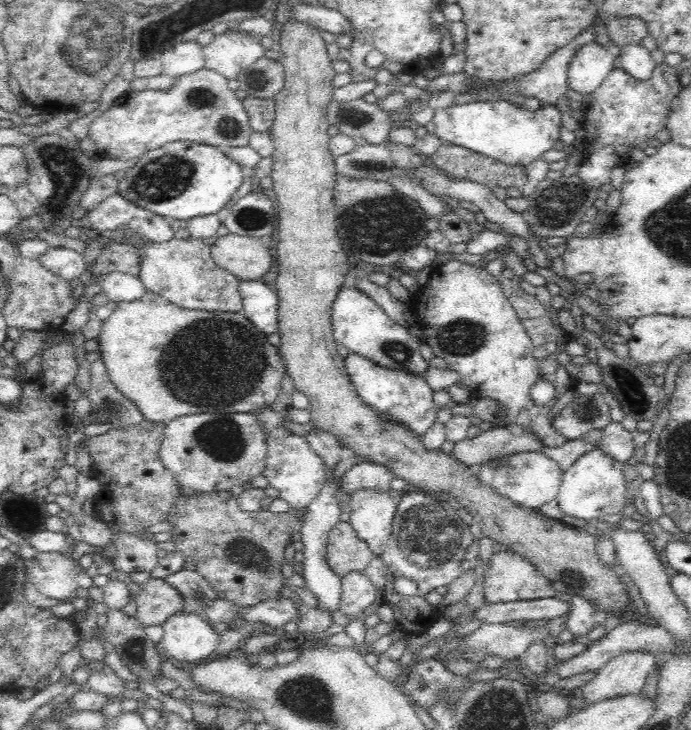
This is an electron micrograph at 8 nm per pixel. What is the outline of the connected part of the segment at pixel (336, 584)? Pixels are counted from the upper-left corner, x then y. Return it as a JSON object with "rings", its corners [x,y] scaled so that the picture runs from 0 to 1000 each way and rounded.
{"rings":[[[475,656],[466,674],[460,677],[457,685],[444,693],[441,711],[433,738],[440,745],[438,752],[438,781],[437,788],[441,792],[444,805],[457,819],[457,833],[466,836],[482,847],[483,838],[491,838],[493,826],[493,789],[489,789],[473,768],[473,740],[478,727],[492,715],[495,699],[489,695],[489,684],[493,682],[493,666],[491,660],[482,660]]]}

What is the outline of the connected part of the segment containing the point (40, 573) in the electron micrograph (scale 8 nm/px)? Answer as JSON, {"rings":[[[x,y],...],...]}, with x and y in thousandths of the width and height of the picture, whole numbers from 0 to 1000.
{"rings":[[[35,736],[26,742],[26,748],[27,763],[38,774],[41,795],[55,811],[69,819],[94,825],[101,825],[104,818],[110,818],[114,775],[107,774],[88,755],[52,753]]]}

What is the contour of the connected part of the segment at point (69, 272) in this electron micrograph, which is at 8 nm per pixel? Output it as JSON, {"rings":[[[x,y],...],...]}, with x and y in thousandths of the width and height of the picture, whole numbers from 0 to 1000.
{"rings":[[[72,338],[56,358],[78,378],[96,385],[116,381],[127,364],[120,348],[97,338]]]}

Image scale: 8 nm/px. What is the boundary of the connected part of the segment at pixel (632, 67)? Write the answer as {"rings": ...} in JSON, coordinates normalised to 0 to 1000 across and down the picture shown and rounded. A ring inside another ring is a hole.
{"rings":[[[926,58],[903,60],[897,67],[900,93],[923,110],[938,110],[951,92],[944,73]]]}

